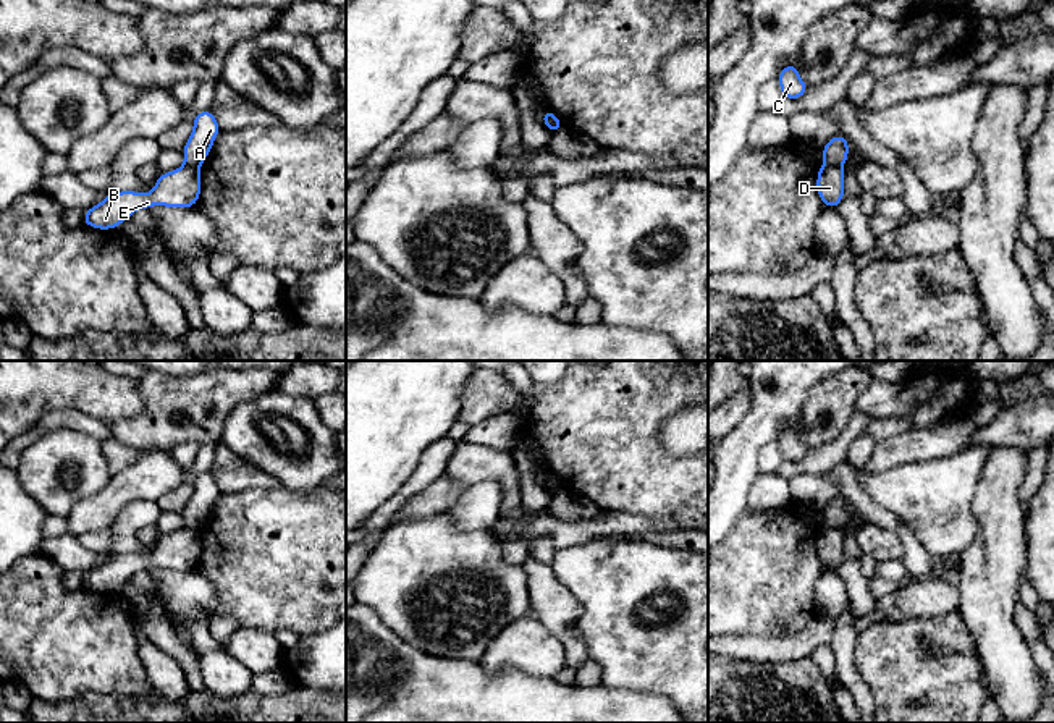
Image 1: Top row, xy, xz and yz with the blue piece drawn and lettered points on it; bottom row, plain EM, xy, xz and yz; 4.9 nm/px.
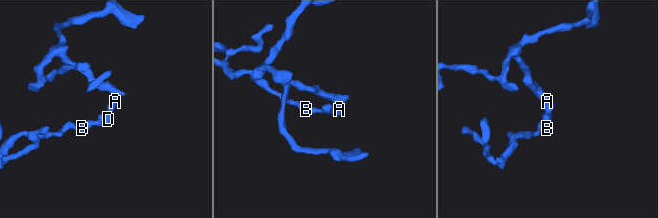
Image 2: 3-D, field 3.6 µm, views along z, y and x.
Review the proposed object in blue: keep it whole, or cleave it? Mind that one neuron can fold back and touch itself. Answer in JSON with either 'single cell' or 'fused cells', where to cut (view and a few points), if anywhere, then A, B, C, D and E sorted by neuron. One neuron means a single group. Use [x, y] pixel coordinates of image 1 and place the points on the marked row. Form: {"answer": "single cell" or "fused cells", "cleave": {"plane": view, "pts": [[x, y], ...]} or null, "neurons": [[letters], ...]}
{"answer": "fused cells", "cleave": {"plane": "yz", "pts": [[825, 164], [839, 167]]}, "neurons": [["A", "C"], ["B", "D", "E"]]}

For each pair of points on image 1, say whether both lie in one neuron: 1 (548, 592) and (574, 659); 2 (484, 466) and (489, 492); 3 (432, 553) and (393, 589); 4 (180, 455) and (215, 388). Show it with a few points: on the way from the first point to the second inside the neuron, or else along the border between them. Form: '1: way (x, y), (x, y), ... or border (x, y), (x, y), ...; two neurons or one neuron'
1: way (556, 608), (563, 620), (563, 628), (574, 642); one neuron
2: border (503, 484), (498, 481), (479, 481), (466, 487); two neurons
3: way (422, 563), (403, 579); one neuron
4: border (198, 443), (178, 443), (168, 452); two neurons

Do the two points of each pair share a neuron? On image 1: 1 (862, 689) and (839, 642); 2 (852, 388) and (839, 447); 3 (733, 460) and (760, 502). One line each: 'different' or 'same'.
1: same
2: different
3: different

